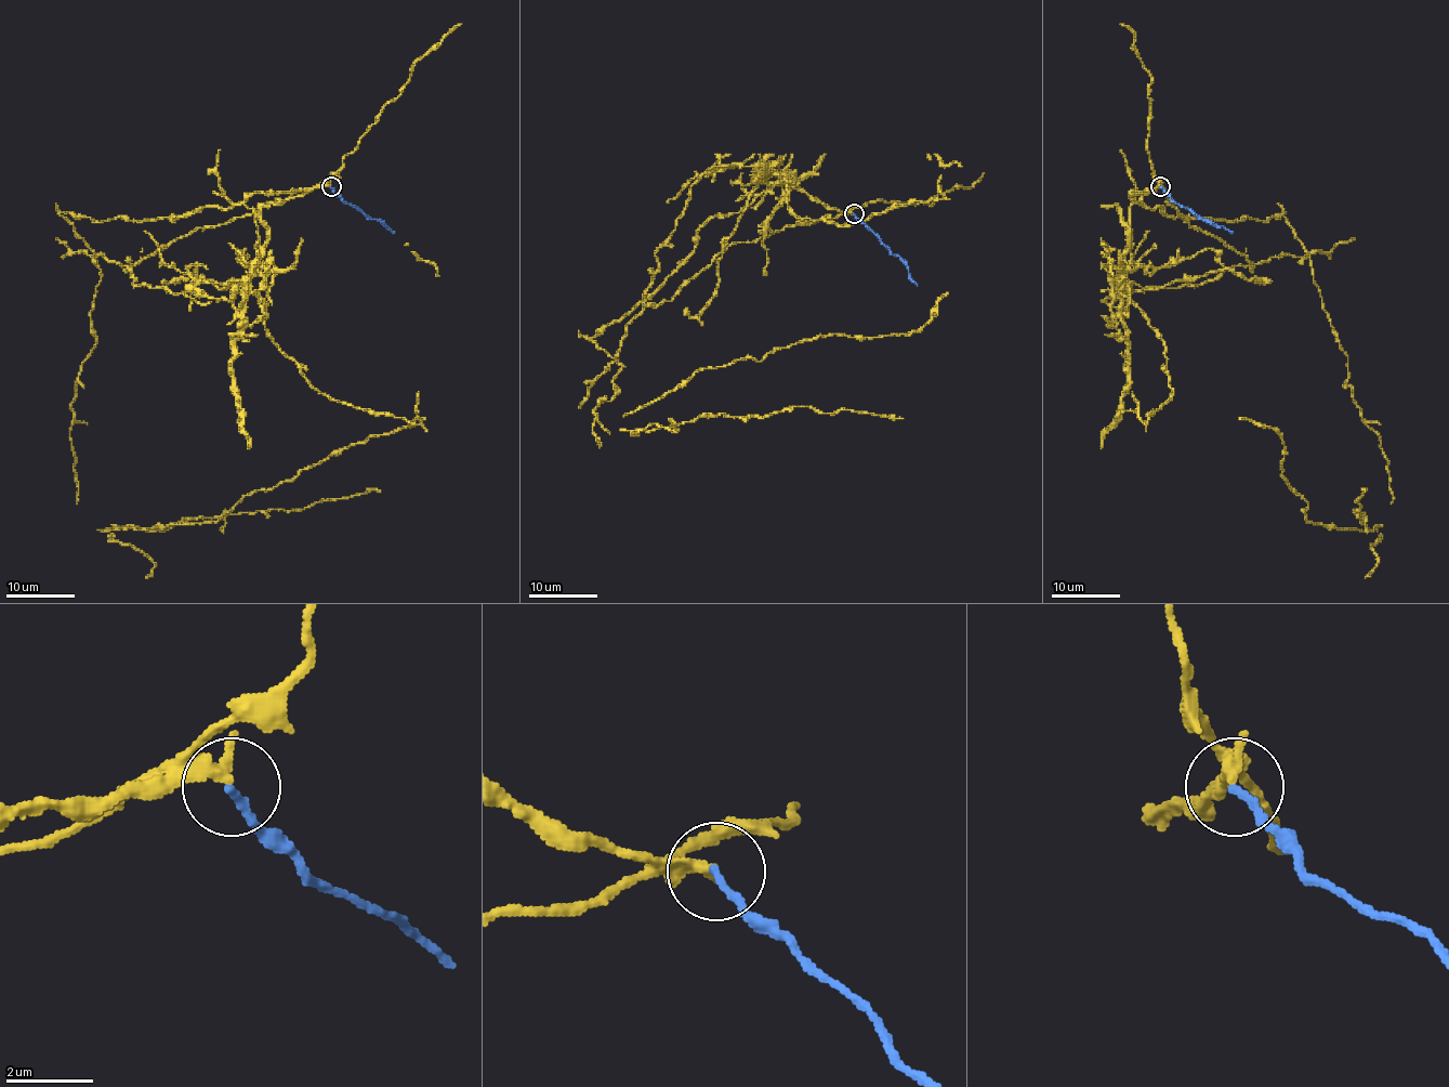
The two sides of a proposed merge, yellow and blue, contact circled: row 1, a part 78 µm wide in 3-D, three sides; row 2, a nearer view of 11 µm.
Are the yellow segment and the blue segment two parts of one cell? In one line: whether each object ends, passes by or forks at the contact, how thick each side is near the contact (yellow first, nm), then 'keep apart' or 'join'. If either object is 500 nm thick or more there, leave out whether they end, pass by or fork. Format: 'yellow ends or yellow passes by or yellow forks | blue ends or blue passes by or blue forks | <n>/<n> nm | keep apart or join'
yellow ends | blue ends | 320/190 nm | keep apart

